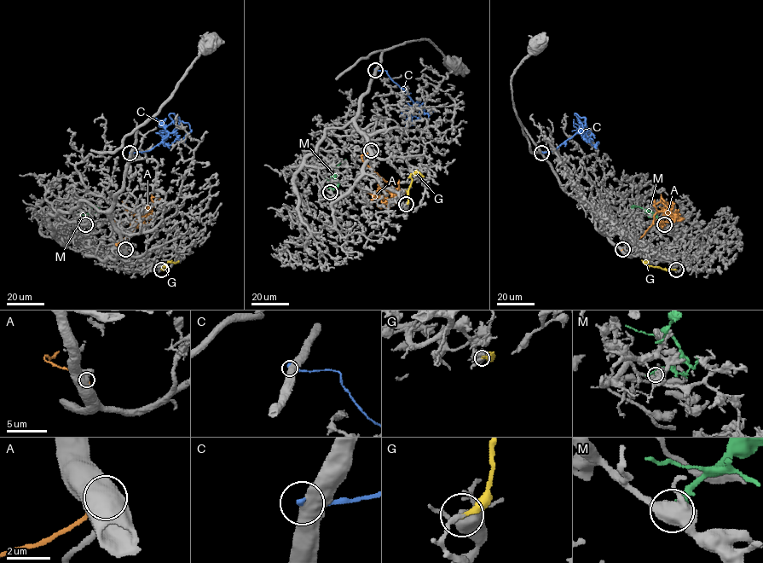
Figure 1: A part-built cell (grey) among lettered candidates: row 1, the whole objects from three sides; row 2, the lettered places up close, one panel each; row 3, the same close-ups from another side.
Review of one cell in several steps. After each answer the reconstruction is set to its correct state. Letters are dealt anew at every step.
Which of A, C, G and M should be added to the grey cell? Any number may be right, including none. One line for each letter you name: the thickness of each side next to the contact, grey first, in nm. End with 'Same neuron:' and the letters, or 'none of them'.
Same neuron: none of them

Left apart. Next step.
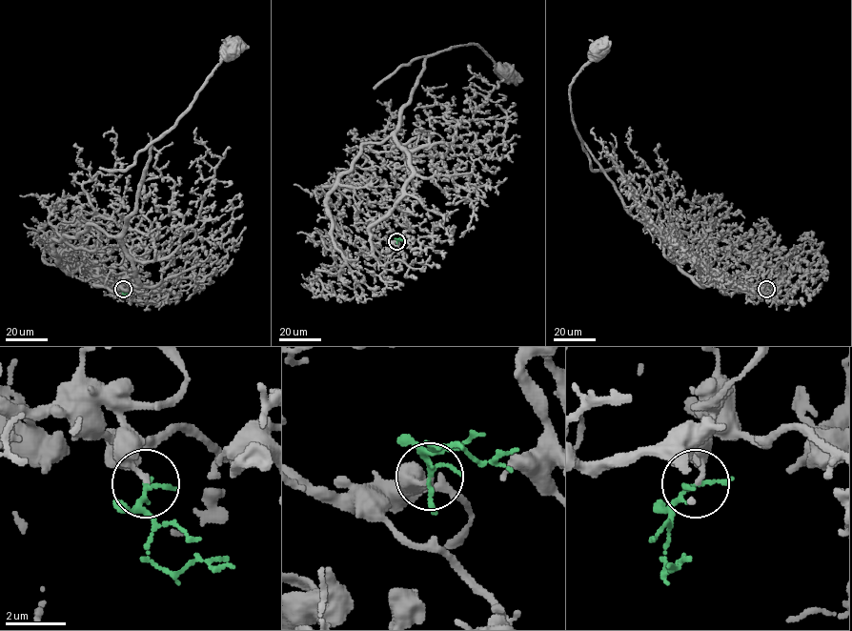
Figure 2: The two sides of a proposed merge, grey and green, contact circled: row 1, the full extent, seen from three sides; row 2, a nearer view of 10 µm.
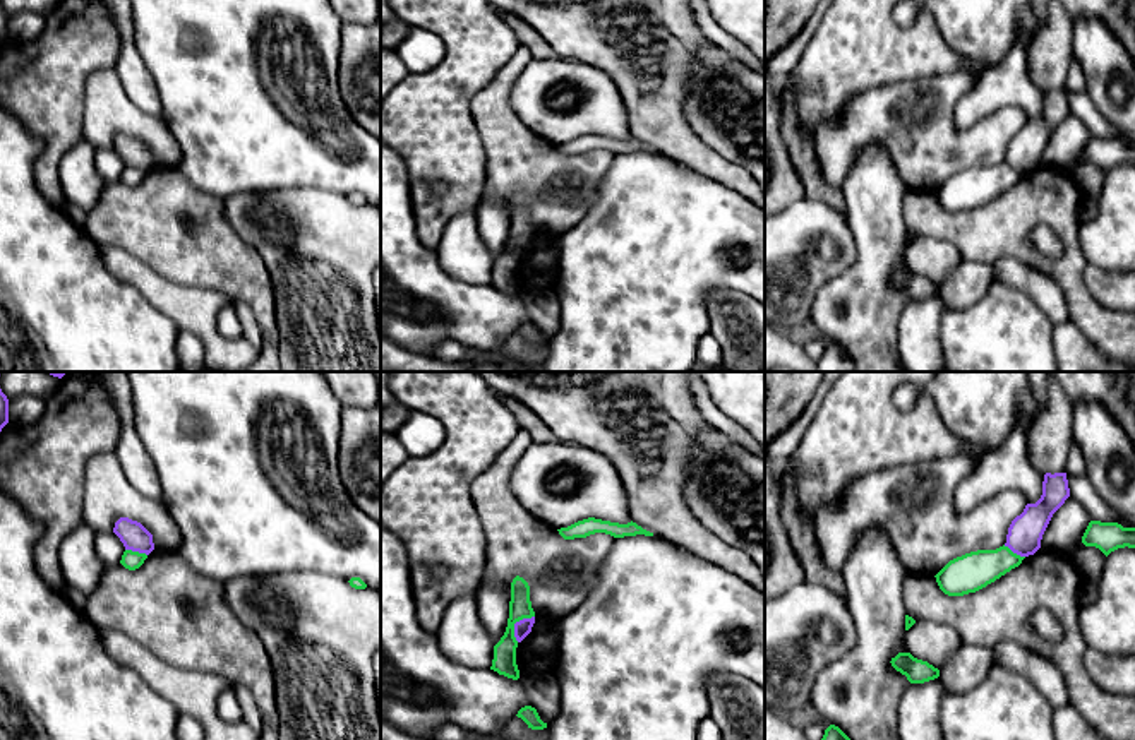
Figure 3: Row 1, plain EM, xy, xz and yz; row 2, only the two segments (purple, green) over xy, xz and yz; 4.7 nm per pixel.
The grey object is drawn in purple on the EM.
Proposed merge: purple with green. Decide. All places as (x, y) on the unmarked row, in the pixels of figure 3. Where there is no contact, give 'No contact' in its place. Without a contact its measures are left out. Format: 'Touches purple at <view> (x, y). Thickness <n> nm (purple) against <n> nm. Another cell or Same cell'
Touches purple at xz (515, 240). Thickness 80 nm (purple) against 110 nm. Another cell

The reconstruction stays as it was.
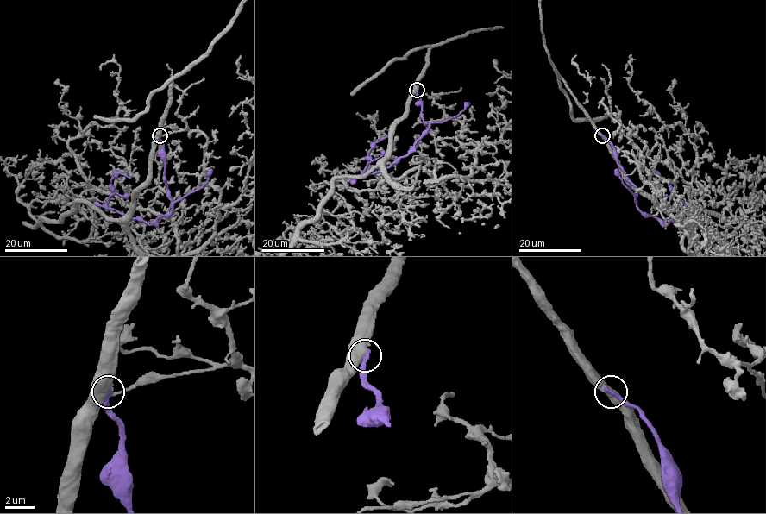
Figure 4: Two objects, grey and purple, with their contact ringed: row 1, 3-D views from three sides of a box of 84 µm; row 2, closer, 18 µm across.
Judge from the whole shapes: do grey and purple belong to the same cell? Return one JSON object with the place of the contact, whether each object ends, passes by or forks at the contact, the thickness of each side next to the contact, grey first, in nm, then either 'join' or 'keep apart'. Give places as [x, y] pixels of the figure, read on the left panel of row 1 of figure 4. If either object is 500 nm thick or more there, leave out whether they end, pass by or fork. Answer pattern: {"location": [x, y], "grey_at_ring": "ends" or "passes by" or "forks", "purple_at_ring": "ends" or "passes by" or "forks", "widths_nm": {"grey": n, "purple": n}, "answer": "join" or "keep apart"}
{"location": [160, 135], "widths_nm": {"grey": 550, "purple": 380}, "answer": "keep apart"}

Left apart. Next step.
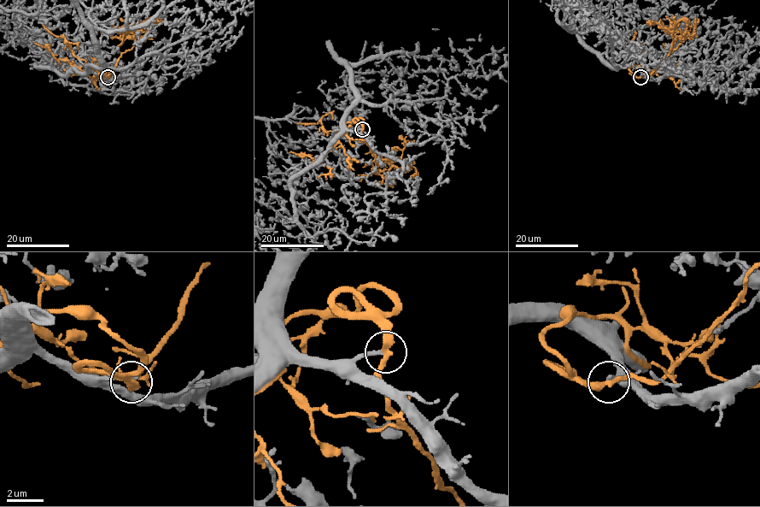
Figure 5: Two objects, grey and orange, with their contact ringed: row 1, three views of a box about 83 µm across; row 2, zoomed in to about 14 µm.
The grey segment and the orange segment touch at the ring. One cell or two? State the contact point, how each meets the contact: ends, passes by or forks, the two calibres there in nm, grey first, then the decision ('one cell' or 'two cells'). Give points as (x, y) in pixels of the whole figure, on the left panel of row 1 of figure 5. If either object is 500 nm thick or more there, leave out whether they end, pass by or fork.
at (108, 77); grey ends there; orange passes by; 280 nm thick on the grey side, 320 nm on the other; two cells

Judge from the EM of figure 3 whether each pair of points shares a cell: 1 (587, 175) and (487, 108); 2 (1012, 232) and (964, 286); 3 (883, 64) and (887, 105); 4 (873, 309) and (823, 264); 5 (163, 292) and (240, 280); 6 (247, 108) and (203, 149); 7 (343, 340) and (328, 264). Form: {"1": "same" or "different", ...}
{"1": "same", "2": "different", "3": "different", "4": "different", "5": "different", "6": "same", "7": "same"}

